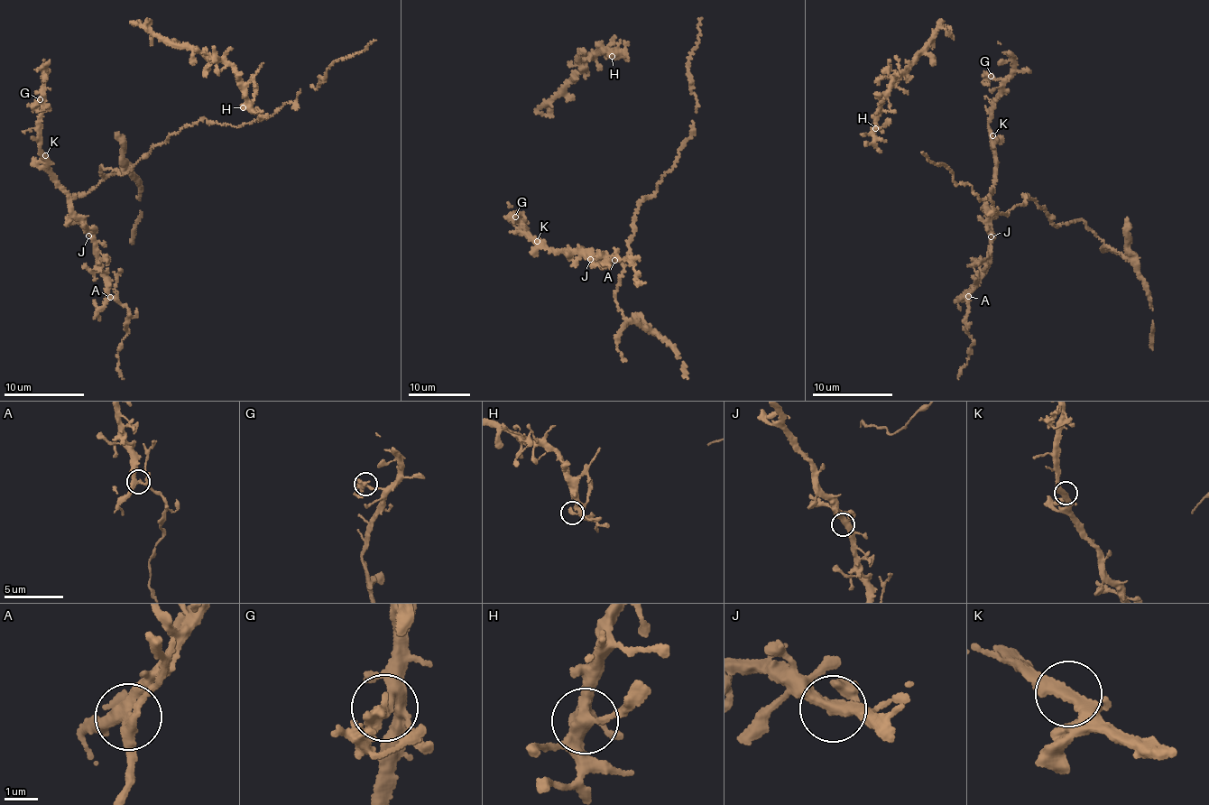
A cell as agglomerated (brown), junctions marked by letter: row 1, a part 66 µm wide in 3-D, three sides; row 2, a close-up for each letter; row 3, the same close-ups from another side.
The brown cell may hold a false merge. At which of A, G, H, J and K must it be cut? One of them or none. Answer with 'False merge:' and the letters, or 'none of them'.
False merge: A

